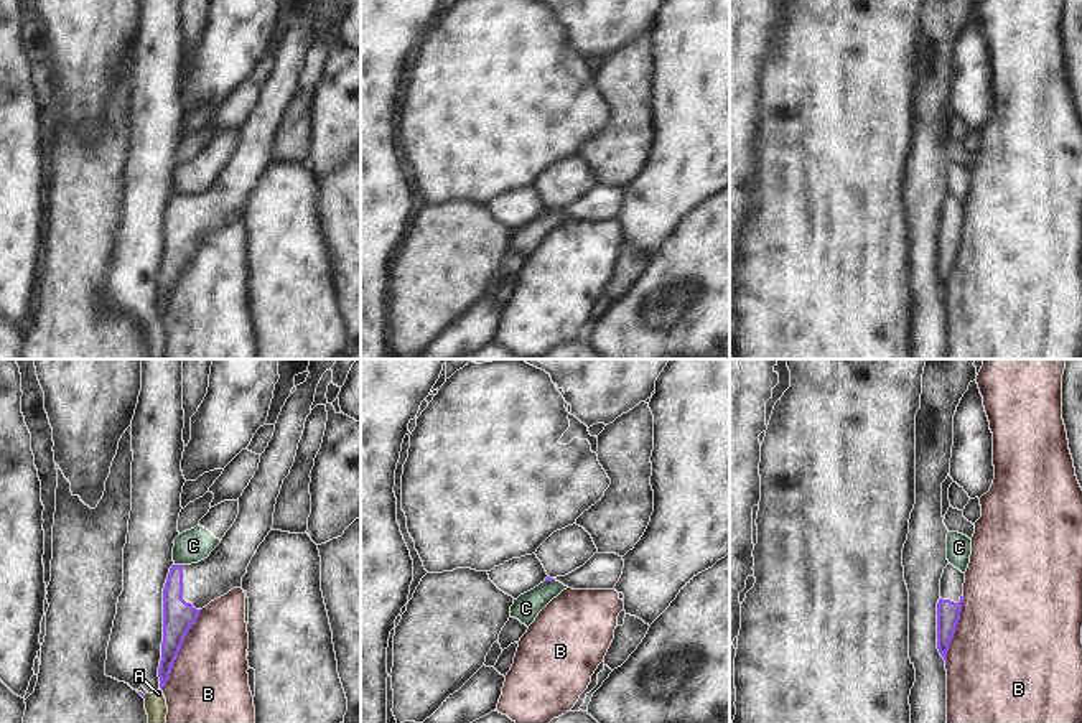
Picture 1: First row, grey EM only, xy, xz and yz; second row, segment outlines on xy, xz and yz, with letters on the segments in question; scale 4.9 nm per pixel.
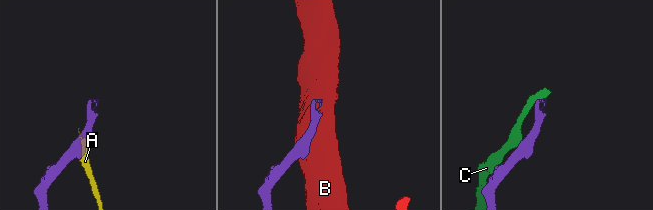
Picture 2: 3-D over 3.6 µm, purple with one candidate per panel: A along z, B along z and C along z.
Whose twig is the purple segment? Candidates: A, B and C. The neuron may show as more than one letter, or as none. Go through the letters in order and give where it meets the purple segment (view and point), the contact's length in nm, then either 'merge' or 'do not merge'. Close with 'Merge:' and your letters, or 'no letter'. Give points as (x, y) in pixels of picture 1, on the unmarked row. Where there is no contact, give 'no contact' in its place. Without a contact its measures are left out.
A: contact xy (142, 325); length 50 nm; do not merge
B: contact xy (180, 279); length 440 nm; do not merge
C: contact xy (180, 196); length 50 nm; do not merge
Merge: no letter

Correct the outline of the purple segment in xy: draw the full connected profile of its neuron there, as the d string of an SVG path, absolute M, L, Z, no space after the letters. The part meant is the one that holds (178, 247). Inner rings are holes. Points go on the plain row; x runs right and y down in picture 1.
M308 0L306 12L287 30L273 68L260 86L259 100L237 130L237 150L221 175L198 194L170 199L163 219L163 273L158 298L161 321L201 240L231 221L242 219L242 208L252 188L272 161L277 128L295 94L316 18L326 2L329 0Z

